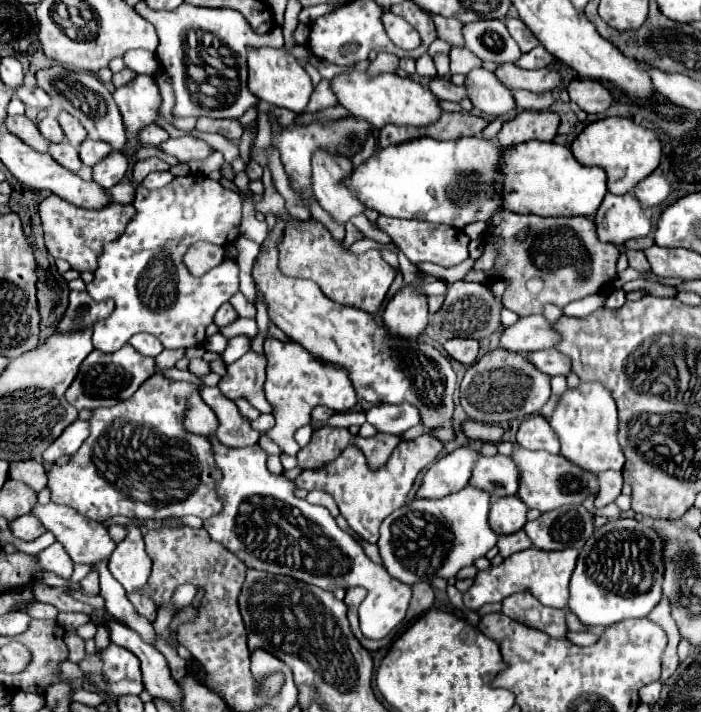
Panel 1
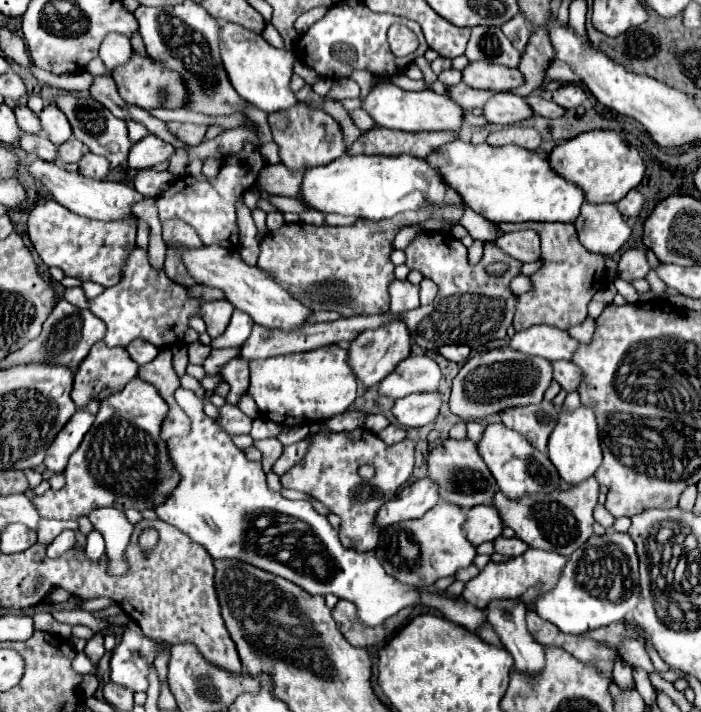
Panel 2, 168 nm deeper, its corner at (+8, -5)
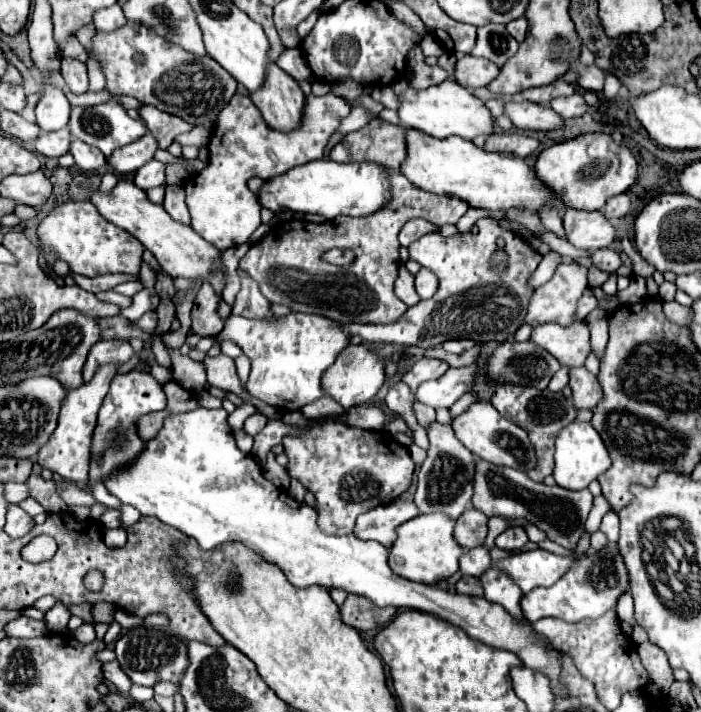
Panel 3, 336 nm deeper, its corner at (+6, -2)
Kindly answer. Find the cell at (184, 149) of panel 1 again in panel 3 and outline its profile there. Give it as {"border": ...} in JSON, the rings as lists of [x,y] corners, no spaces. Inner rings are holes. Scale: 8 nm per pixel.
{"border":[[[148,131],[142,139],[114,151],[114,157],[110,157],[108,165],[116,173],[132,173],[132,171],[138,171],[148,161],[152,161],[156,151],[158,151],[158,141]]]}

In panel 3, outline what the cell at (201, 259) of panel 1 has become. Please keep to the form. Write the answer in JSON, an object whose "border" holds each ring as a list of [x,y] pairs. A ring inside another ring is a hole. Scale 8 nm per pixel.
{"border":[[[168,185],[166,187],[166,199],[164,199],[166,213],[184,225],[190,225],[190,213],[184,203],[184,189],[180,185]]]}

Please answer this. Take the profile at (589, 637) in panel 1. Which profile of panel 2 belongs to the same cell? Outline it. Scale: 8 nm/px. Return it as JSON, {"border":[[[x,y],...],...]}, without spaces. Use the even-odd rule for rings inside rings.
{"border":[[[614,647],[613,649],[616,652],[616,666],[613,668],[614,682],[616,682],[616,686],[618,686],[620,690],[630,692],[630,690],[634,690],[634,682],[632,682],[632,668],[628,666],[628,662],[626,662],[626,660],[622,660],[622,658],[620,658],[620,654],[617,649]]]}

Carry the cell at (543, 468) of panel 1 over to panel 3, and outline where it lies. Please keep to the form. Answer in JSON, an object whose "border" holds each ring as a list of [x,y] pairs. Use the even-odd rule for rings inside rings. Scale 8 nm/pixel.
{"border":[[[472,403],[466,413],[456,417],[452,421],[452,429],[458,433],[458,439],[480,459],[498,465],[498,467],[510,467],[518,469],[522,473],[534,469],[538,465],[538,457],[534,451],[534,445],[528,439],[528,433],[514,425],[512,421],[504,419],[490,403]]]}

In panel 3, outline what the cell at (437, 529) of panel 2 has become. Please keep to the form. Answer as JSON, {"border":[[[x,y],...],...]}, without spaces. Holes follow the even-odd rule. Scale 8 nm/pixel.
{"border":[[[424,513],[396,529],[396,541],[390,547],[390,569],[410,581],[434,585],[458,571],[458,559],[464,555],[464,547],[454,539],[456,521],[446,513]]]}

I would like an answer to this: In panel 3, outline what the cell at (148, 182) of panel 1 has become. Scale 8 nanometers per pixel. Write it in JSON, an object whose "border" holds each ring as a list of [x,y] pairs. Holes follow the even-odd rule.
{"border":[[[156,159],[148,161],[144,167],[140,167],[140,169],[136,171],[134,183],[136,183],[140,189],[144,189],[144,191],[148,191],[148,189],[152,189],[152,187],[166,185],[166,165],[160,163],[160,161],[156,161]]]}

